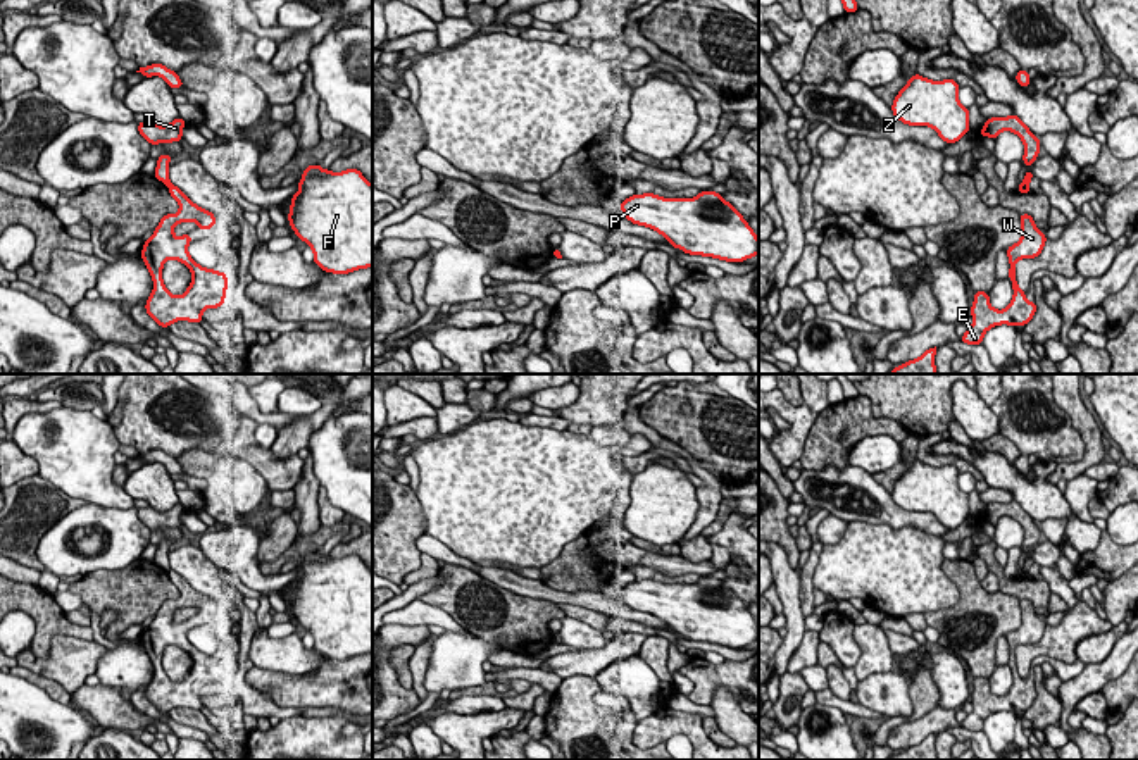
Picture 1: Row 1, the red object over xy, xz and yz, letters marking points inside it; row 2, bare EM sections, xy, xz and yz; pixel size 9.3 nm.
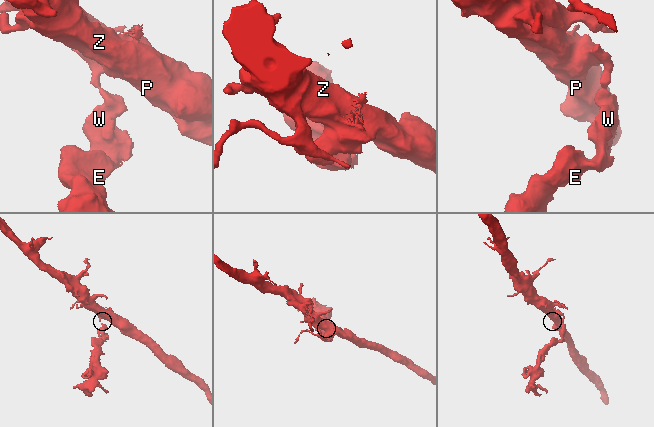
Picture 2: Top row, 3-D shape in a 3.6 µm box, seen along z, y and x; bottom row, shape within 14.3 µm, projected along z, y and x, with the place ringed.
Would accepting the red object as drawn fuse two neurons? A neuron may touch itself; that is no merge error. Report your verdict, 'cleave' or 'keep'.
cleave

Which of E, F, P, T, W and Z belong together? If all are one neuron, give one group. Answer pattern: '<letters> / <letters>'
E W / F P T Z

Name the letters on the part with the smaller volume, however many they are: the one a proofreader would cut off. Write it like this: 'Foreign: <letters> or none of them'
Foreign: E, W

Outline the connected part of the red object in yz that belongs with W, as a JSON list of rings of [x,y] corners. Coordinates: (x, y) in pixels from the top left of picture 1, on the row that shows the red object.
[[[1021,214],[1021,240],[1010,245],[1005,252],[1009,257],[1009,279],[1012,281],[1014,296],[1007,308],[997,310],[990,305],[990,295],[974,291],[974,303],[971,307],[972,326],[960,336],[962,343],[983,345],[983,336],[988,329],[1007,326],[1026,326],[1035,312],[1036,303],[1026,300],[1026,293],[1019,290],[1016,279],[1016,262],[1021,259],[1035,259],[1043,252],[1047,234],[1041,234],[1029,214]]]

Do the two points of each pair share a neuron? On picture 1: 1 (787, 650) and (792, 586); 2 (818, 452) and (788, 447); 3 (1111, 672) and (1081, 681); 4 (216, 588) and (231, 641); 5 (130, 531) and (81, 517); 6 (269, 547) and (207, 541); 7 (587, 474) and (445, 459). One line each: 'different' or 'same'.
1: same
2: different
3: same
4: different
5: same
6: different
7: same

